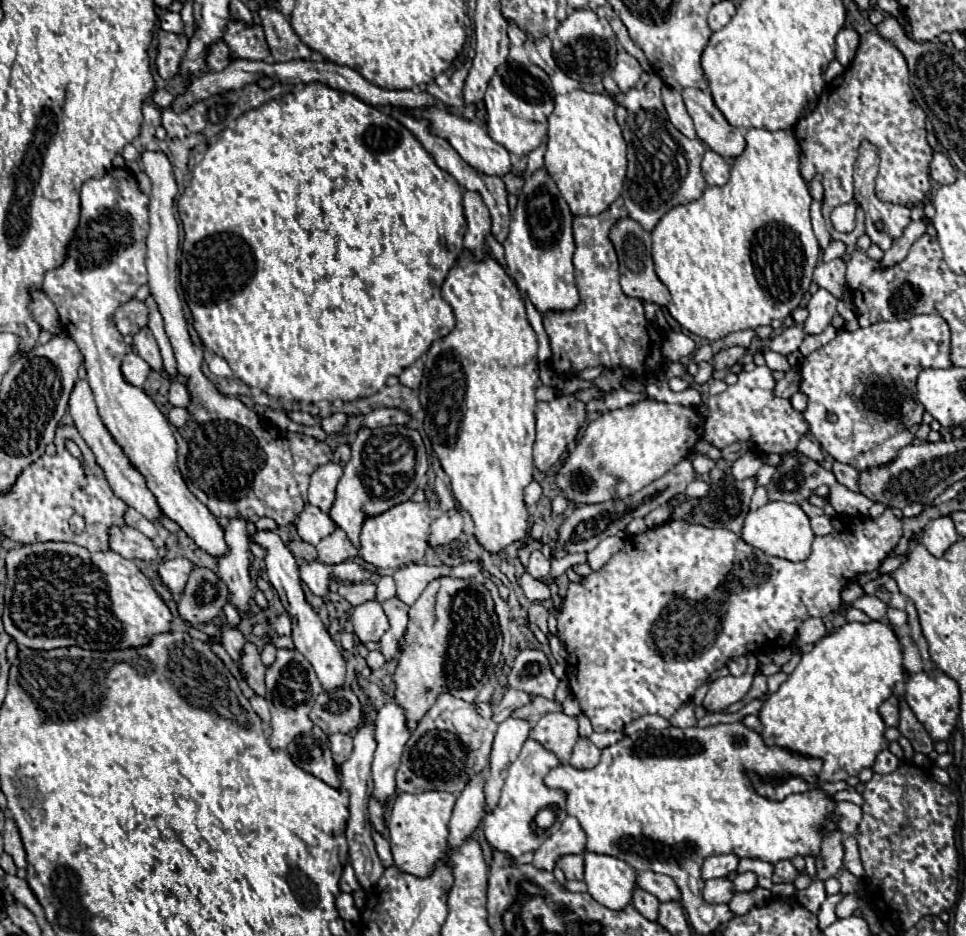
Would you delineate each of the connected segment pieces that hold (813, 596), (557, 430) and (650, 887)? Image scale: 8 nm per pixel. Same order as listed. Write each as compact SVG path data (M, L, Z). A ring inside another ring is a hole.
M886 508L884 514L878 520L872 520L872 518L836 518L834 520L834 532L830 536L816 536L814 546L812 546L812 556L804 562L790 562L790 560L784 560L784 558L768 556L762 550L752 548L738 534L734 534L726 528L706 528L706 526L698 526L698 524L690 524L690 522L682 522L682 520L672 520L672 522L668 520L662 526L656 526L656 528L650 528L650 530L642 532L640 536L626 536L624 538L624 548L620 552L616 552L604 568L584 576L584 580L580 584L570 582L568 594L562 600L562 608L560 608L560 614L558 614L558 638L564 644L564 648L568 650L568 684L570 684L570 690L572 690L574 698L580 702L582 712L592 722L594 732L606 732L606 730L622 732L624 726L628 726L630 722L634 722L634 720L638 720L640 716L646 716L646 714L660 714L664 718L670 718L684 702L692 700L696 688L702 686L714 670L720 670L722 666L726 666L730 658L744 656L744 654L756 654L756 650L758 652L774 652L778 648L792 646L792 638L796 636L800 624L808 616L824 618L832 610L836 610L840 606L840 592L858 574L866 574L866 572L876 570L882 564L882 560L888 556L888 552L898 544L900 536L902 536L902 522L892 514L890 508Z
M558 396L552 402L538 402L536 408L536 442L534 442L534 466L542 472L552 468L570 442L574 442L580 426L586 420L584 404L578 402L574 396Z
M648 870L648 872L640 872L636 882L646 892L654 894L660 902L670 902L670 900L680 902L680 890L678 890L678 886L674 884L674 880L670 876L656 874L656 872Z

